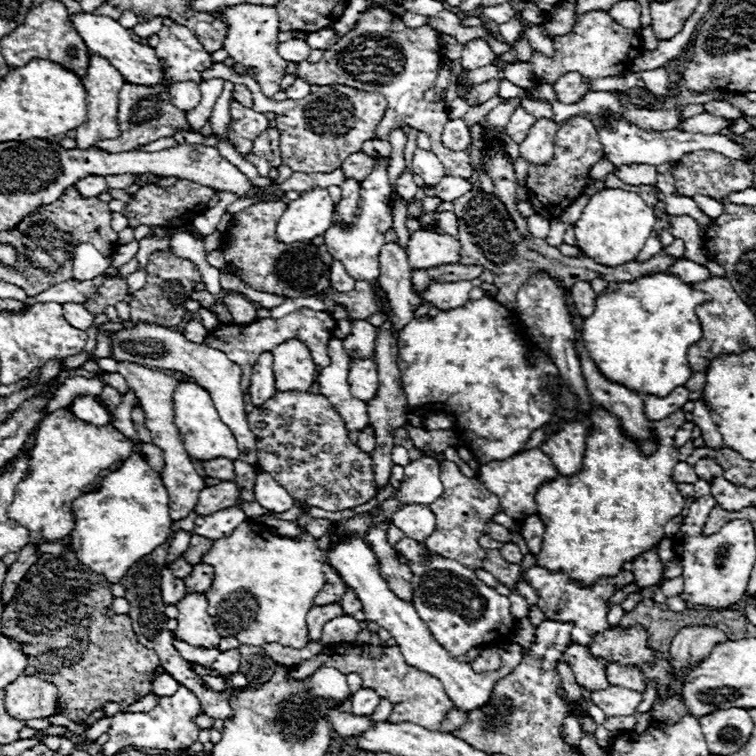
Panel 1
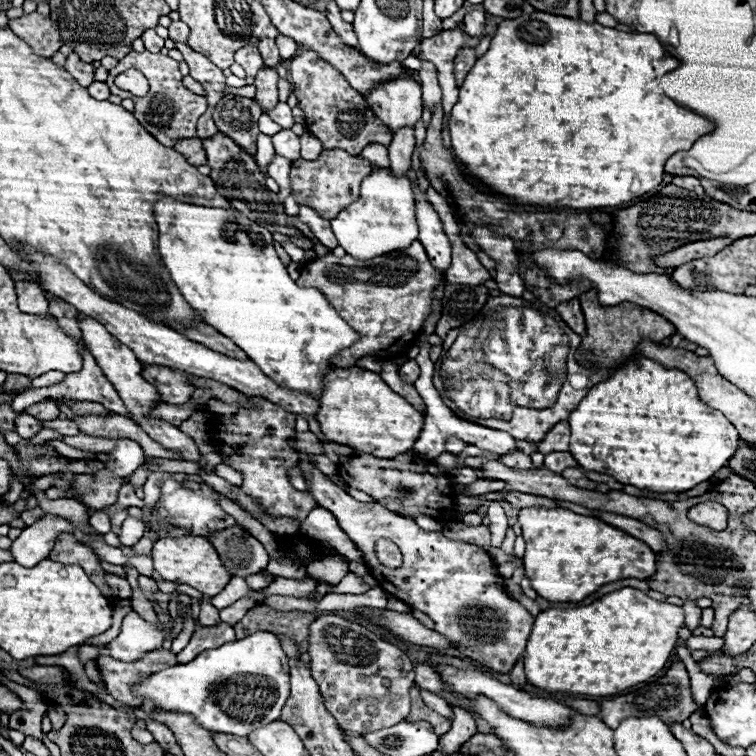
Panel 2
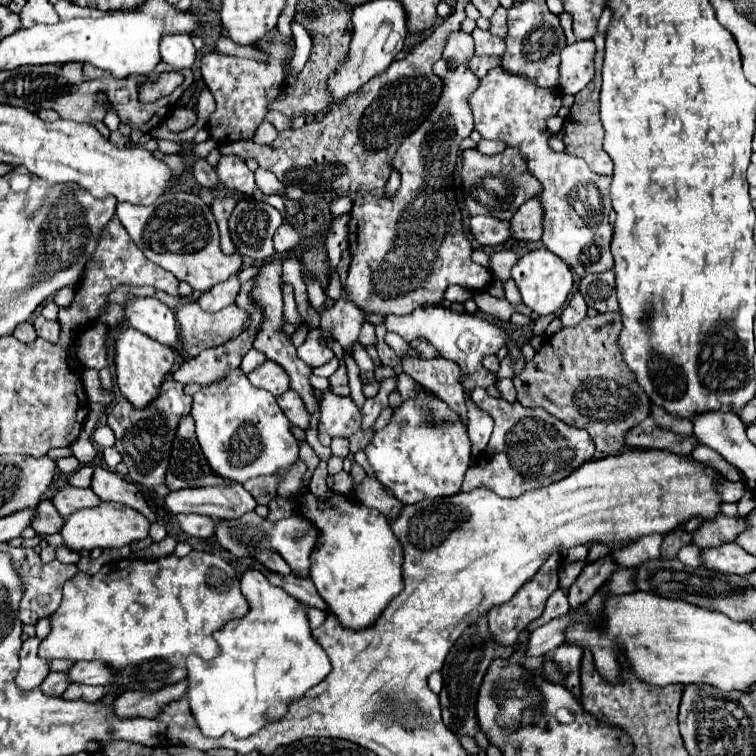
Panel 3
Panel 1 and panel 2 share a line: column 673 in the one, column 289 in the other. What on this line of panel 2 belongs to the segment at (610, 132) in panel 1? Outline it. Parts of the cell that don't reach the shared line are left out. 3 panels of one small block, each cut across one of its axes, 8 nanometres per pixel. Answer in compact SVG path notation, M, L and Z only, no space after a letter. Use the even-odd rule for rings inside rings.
M280 130L272 136L274 148L278 156L284 156L288 160L300 158L300 138L292 130Z

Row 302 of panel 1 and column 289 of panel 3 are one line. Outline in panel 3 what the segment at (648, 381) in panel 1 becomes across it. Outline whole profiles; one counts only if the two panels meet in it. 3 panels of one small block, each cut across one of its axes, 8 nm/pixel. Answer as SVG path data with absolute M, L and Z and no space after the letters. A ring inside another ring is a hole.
M248 570L242 576L242 594L248 602L248 614L236 620L230 620L220 632L214 632L214 640L220 644L222 652L210 662L192 662L192 656L186 658L188 668L188 700L192 714L206 736L222 736L224 732L232 732L236 738L248 738L256 734L268 718L278 718L286 712L292 700L302 698L306 690L322 682L330 670L330 658L314 640L306 606L286 594L282 588L272 586L268 578L260 570Z

